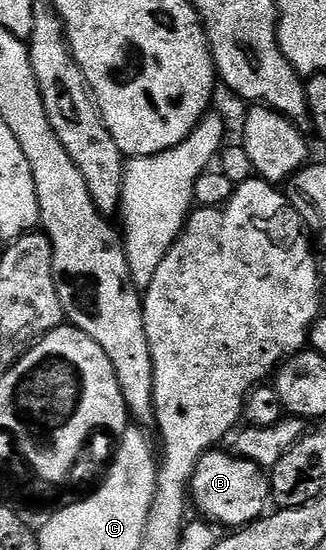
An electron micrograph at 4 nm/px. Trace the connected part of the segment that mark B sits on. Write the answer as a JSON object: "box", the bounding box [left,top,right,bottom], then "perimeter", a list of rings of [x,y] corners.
{"box":[189,450,271,530],"perimeter":[[[223,450],[207,452],[197,462],[189,485],[190,499],[194,507],[196,504],[208,516],[204,517],[216,525],[224,524],[227,530],[248,527],[268,511],[271,500],[271,482],[268,473],[259,464],[242,460],[227,450],[219,451]]]}

